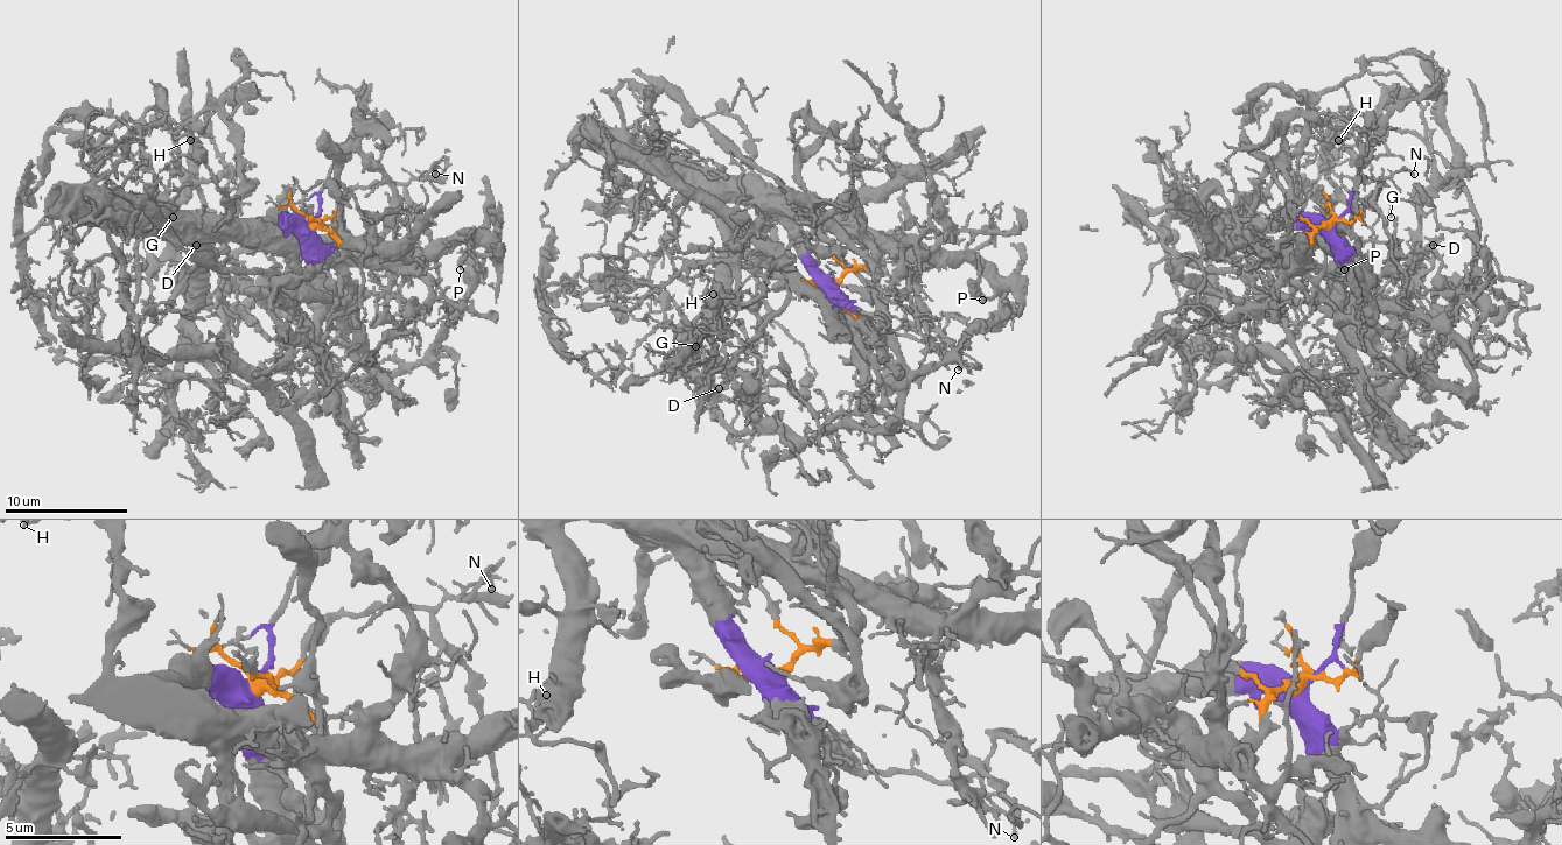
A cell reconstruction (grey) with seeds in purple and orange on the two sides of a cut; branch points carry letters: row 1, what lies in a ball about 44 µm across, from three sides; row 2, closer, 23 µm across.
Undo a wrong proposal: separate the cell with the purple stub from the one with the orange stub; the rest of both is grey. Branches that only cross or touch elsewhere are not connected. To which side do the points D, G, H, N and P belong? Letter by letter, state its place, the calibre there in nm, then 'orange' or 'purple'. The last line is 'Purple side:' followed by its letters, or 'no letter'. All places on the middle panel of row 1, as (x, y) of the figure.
D: place (719, 388); calibre 190 nm; purple
G: place (695, 346); calibre 140 nm; purple
H: place (713, 294); calibre 80 nm; purple
N: place (958, 370); calibre 100 nm; orange
P: place (982, 300); calibre 280 nm; purple
Purple side: D, G, H, P

